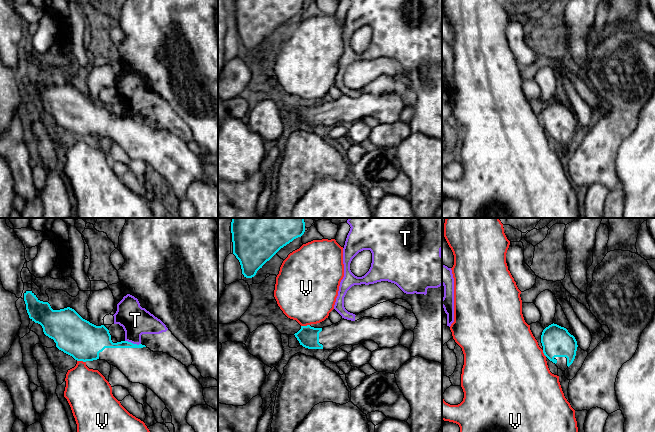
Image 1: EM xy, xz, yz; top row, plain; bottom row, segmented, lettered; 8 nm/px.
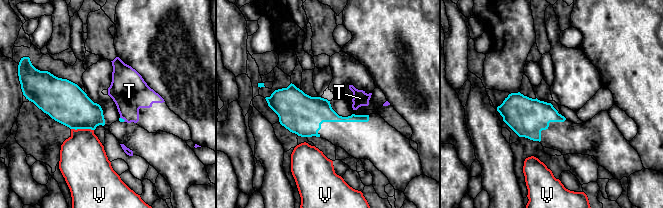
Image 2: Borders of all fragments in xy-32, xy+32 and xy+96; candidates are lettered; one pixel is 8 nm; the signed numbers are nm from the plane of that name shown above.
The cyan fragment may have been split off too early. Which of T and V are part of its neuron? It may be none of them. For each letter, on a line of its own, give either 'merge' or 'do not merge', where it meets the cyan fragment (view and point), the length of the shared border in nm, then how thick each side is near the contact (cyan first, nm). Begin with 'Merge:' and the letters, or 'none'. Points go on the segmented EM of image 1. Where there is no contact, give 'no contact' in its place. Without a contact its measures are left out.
Merge: none
T: do not merge; contact xy (132, 343); length 130 nm; calibres 140 and 240 nm
V: do not merge; contact xy (81, 360); length 70 nm; calibres 320 and 340 nm

